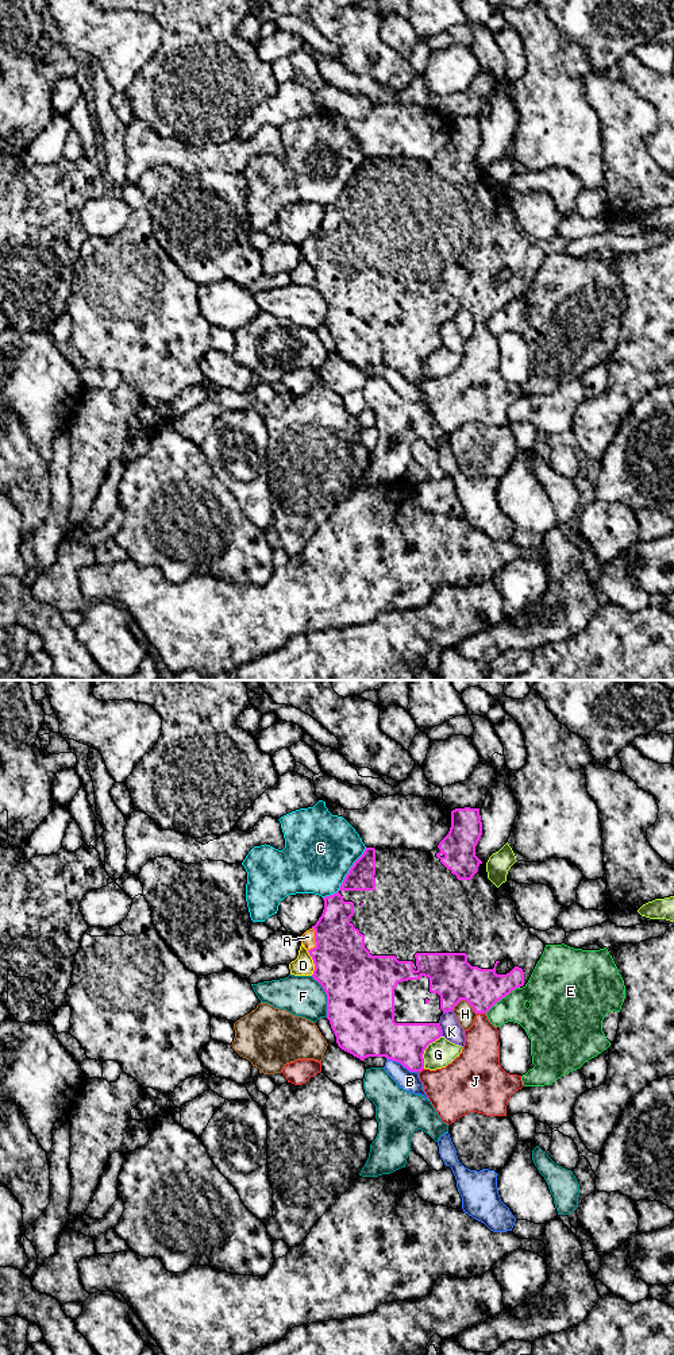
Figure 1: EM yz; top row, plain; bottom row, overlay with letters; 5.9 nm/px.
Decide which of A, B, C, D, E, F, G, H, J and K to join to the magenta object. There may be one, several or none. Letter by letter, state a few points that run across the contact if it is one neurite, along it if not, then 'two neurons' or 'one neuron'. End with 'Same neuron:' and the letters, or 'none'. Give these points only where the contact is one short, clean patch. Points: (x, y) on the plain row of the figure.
A: one neuron
B: line yz (386, 366), (399, 370), (409, 379), (418, 381); two neurons
C: two neurons
D: two neurons
E: line yz (519, 296), (497, 309), (485, 321); two neurons
F: two neurons
G: two neurons
H: two neurons
J: two neurons
K: two neurons
Same neuron: A

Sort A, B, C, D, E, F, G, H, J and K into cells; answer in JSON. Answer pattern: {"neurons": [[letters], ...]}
{"neurons": [["A"], ["B"], ["C"], ["D"], ["E"], ["F"], ["G"], ["H"], ["J"], ["K"]]}

